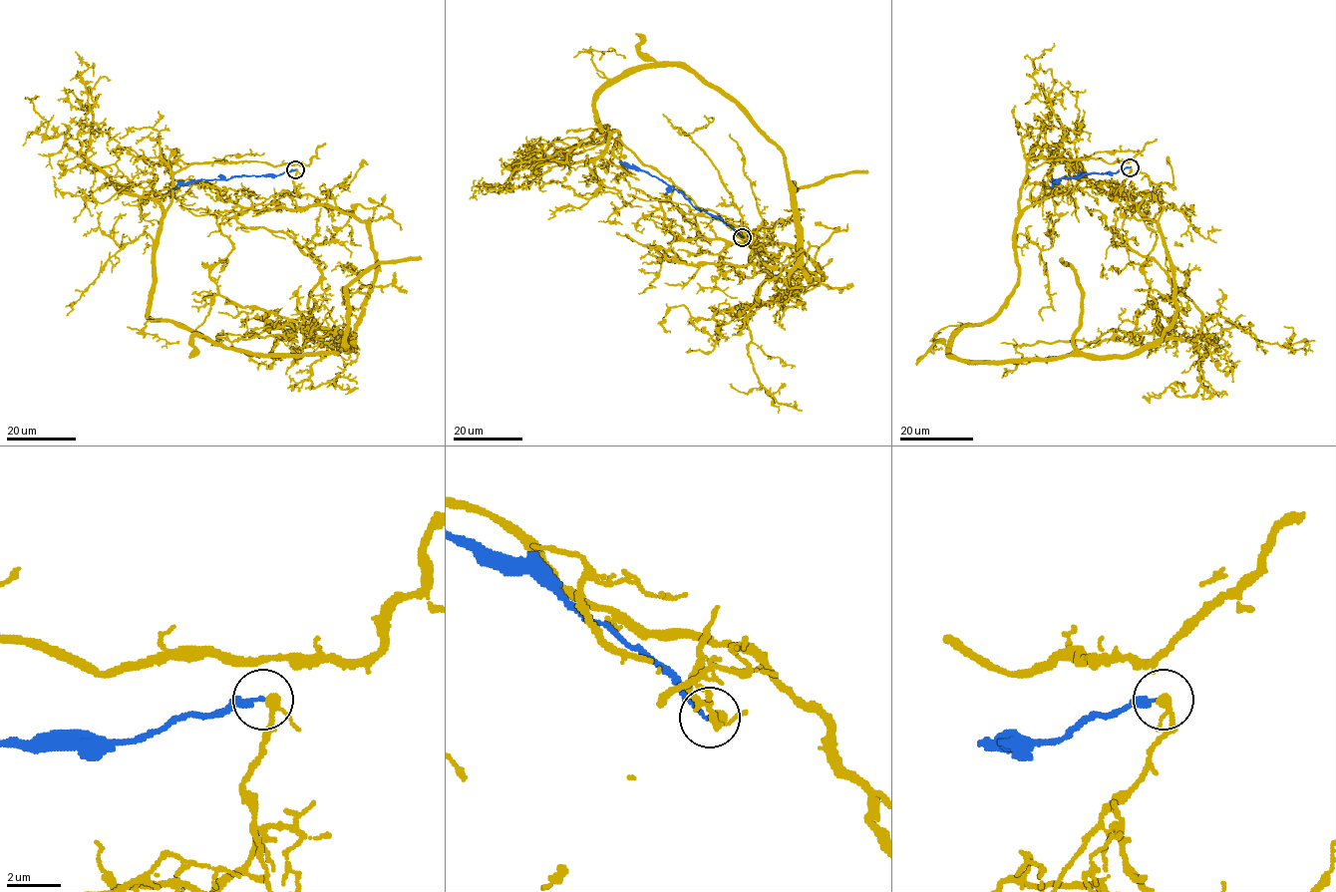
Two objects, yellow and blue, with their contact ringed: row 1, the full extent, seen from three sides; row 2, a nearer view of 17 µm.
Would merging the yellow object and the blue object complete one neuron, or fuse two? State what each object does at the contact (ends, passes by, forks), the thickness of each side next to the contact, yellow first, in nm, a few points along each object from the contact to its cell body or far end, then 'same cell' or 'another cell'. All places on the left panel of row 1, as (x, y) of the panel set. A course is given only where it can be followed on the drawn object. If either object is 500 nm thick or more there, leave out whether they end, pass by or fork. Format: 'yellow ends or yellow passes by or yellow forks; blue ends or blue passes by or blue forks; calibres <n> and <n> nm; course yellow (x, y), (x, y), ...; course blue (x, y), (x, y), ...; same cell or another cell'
yellow passes by; blue ends; calibres 260 and 160 nm; course yellow (296, 169), (298, 207), (371, 235), (354, 345), (249, 354), (154, 320), (171, 176), (309, 164), (325, 143); course blue (295, 169), (278, 174), (201, 179), (179, 183), (172, 188); another cell

